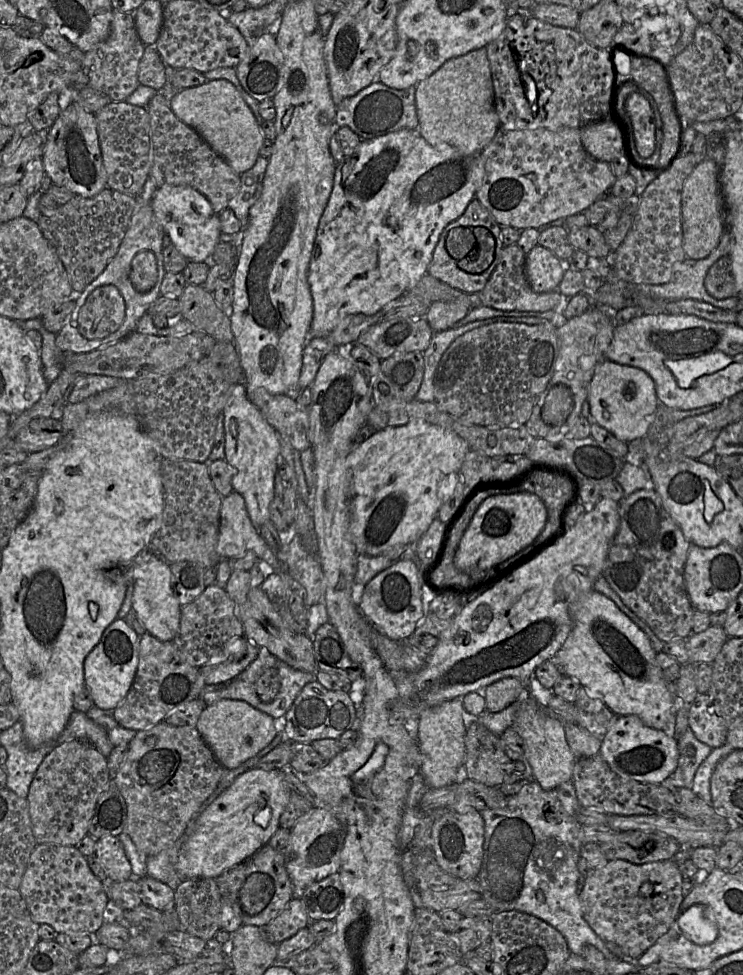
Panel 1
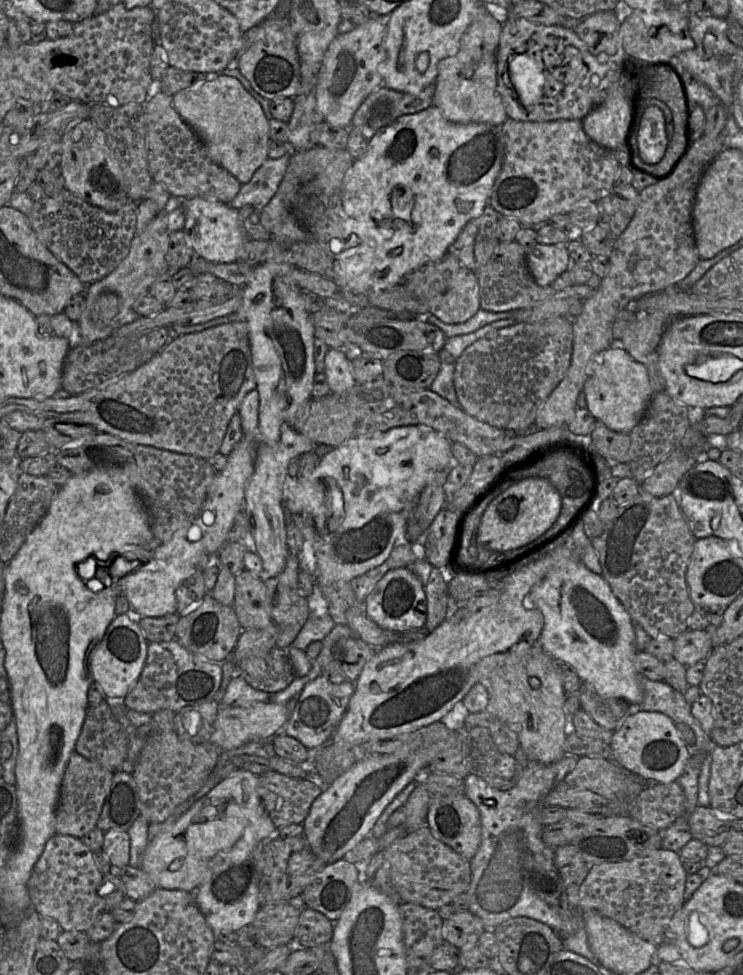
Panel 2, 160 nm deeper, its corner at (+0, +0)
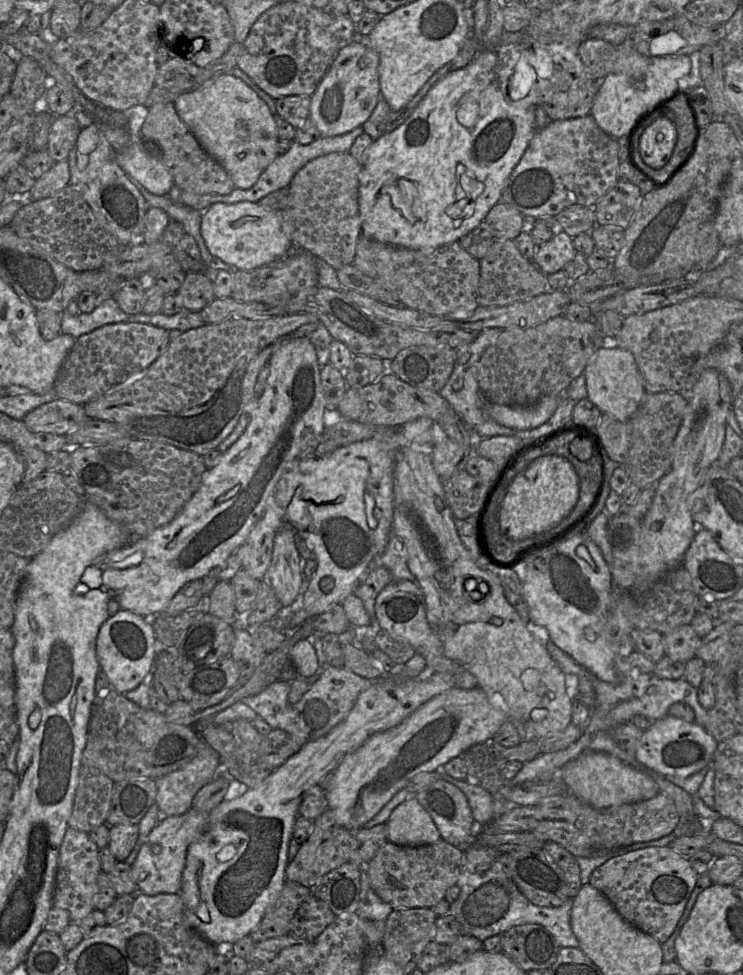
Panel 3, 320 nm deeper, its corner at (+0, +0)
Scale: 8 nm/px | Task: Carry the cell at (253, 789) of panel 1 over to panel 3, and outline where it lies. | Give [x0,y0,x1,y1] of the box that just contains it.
[131,808,209,895]

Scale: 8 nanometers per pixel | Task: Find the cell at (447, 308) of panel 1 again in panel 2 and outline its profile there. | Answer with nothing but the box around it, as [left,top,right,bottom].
[402,253,480,324]

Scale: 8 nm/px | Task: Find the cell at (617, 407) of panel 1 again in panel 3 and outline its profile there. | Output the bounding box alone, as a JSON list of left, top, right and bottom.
[584,343,646,422]

